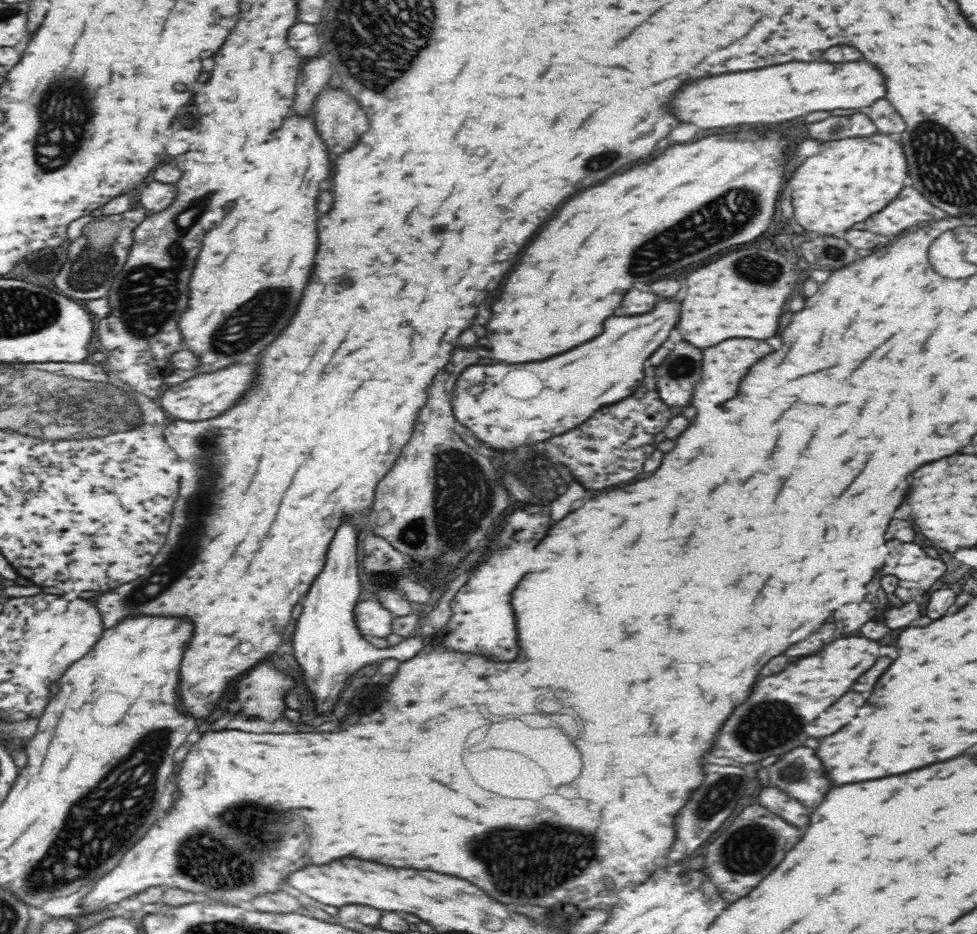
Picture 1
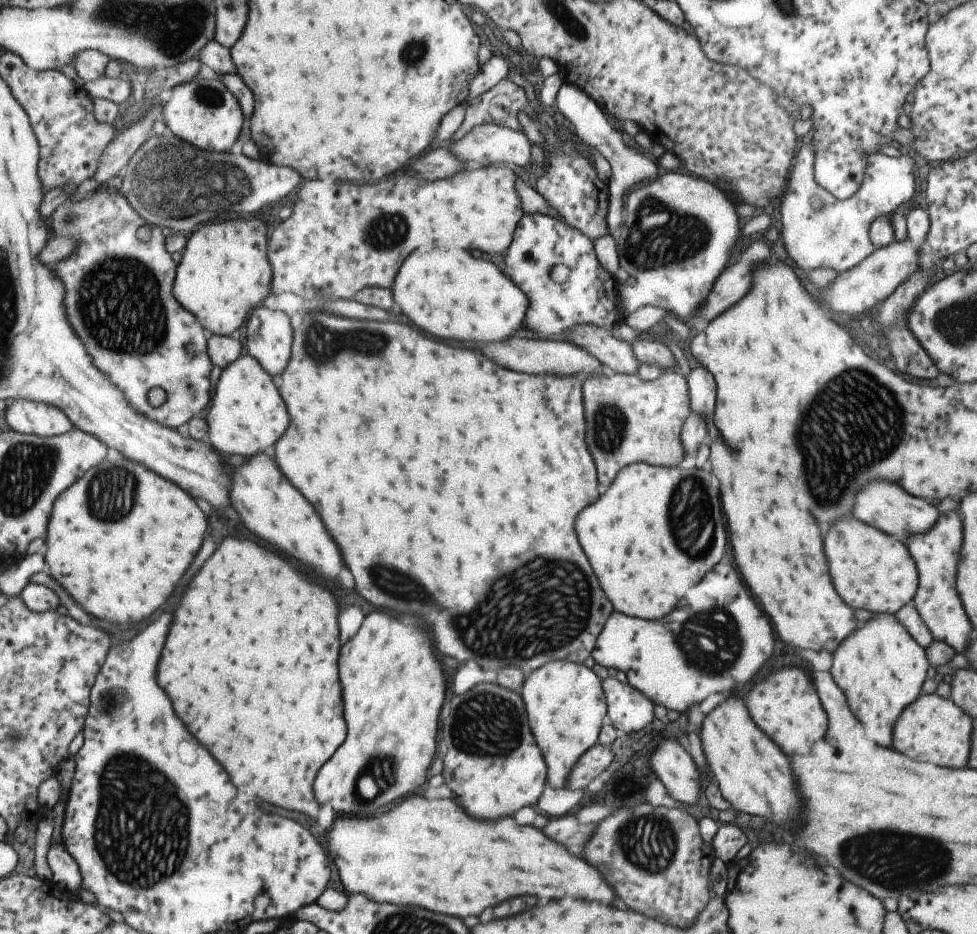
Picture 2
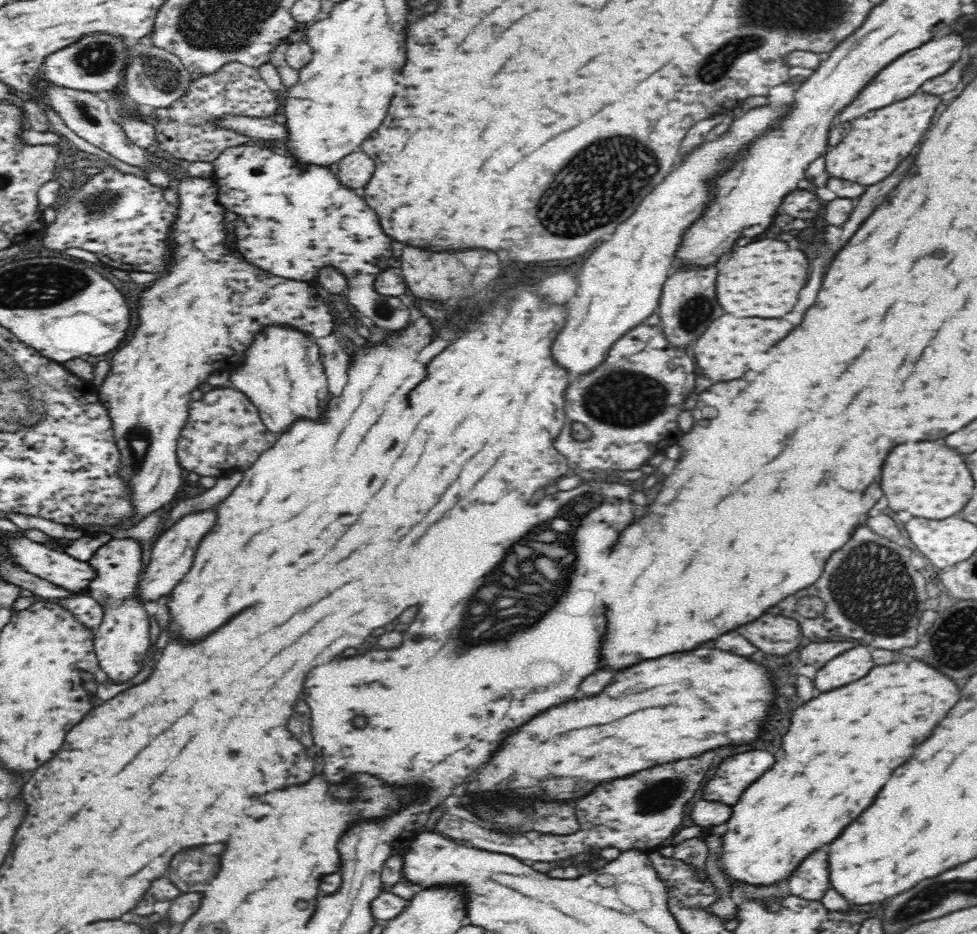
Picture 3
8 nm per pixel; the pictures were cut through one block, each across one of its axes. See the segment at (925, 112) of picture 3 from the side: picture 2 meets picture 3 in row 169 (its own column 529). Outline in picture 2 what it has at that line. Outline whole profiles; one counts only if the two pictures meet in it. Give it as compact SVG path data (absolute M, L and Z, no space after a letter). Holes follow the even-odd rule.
M409 796L373 820L339 818L333 822L327 842L345 892L349 896L365 894L379 904L413 904L467 918L521 894L545 900L571 896L601 904L611 904L615 898L595 868L549 840L541 830L517 826L511 818L491 824L465 818L453 800Z

